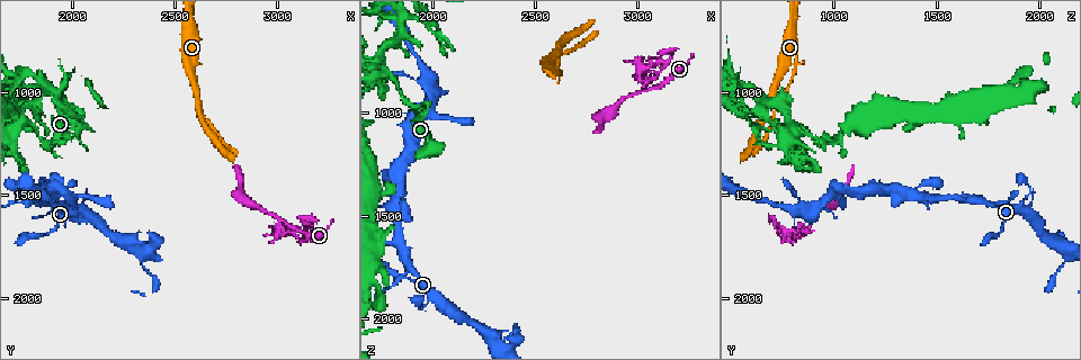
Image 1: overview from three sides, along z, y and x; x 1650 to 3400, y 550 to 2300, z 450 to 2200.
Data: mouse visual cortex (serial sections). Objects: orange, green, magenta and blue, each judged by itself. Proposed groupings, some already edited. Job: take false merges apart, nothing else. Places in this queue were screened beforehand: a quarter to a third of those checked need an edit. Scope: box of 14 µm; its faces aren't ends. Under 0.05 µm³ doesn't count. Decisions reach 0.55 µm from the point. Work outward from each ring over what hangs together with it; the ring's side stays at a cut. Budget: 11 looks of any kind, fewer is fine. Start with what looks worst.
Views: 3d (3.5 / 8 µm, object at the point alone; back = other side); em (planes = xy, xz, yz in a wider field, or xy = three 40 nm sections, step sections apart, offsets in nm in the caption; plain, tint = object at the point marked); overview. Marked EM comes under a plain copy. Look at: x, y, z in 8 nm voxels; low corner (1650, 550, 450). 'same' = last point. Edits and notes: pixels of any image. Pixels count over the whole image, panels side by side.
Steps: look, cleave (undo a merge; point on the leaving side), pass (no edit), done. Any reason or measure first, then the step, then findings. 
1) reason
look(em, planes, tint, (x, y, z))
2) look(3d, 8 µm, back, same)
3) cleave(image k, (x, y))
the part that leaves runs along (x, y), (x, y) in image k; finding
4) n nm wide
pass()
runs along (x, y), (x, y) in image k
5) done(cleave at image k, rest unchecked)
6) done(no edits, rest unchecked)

look(3d, 8 µm, (3040, 1630, 880))

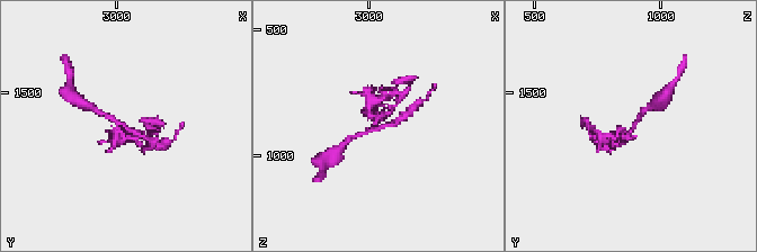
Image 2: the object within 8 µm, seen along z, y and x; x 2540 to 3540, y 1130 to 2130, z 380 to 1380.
closer look
look(3d, 3.5 µm, (3030, 1650, 900))

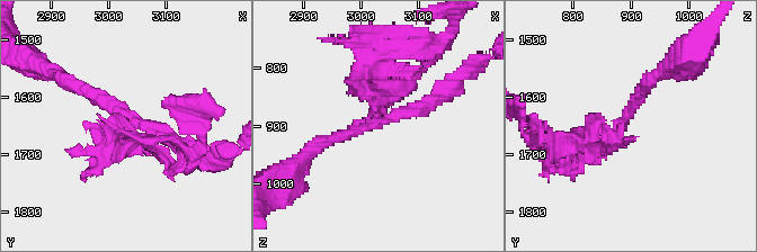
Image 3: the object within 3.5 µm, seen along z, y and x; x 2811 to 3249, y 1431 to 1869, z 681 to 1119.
now the EM
look(em, planes, tint, (3035, 1640, 895))

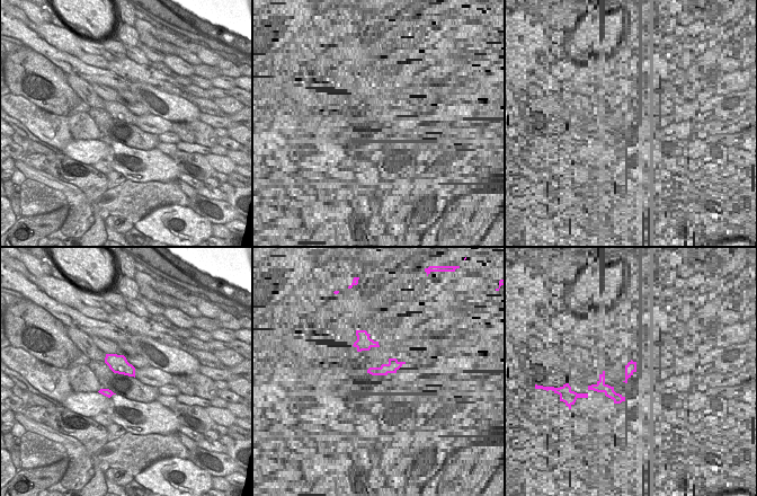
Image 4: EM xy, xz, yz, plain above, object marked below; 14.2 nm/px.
cleave(image 3, (113, 123))
a second cell is stuck on

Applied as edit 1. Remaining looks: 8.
look(3d, 3.5 µm, (1900, 1270, 980))

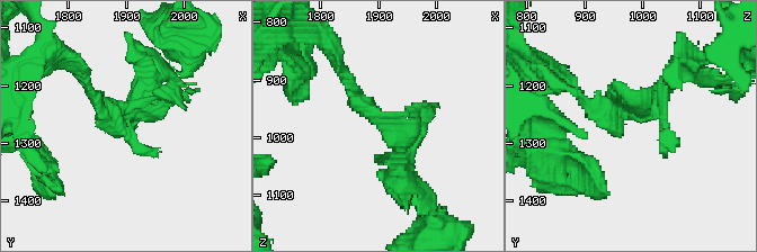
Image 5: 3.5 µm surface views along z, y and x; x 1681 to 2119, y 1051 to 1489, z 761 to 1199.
now the EM
look(em, xy, step 5, tint, (1905, 1255, 975))

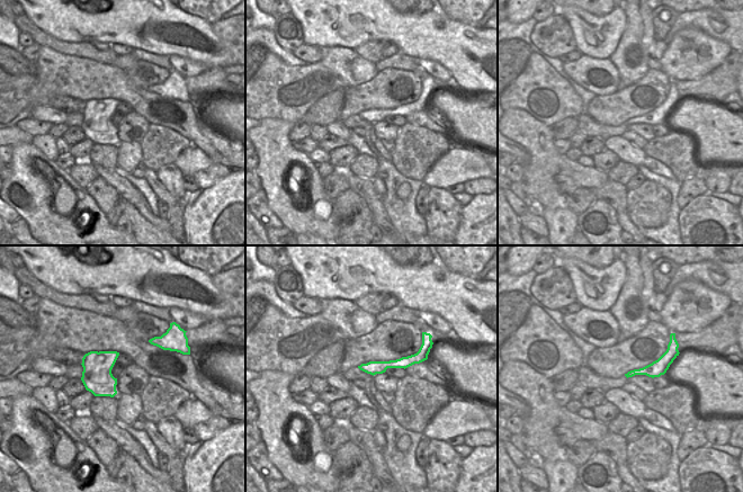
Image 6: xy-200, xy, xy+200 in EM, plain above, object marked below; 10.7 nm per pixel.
pass()
one cell here

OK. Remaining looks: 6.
three-way junction
look(3d, 8 µm, (2620, 1000, 710))

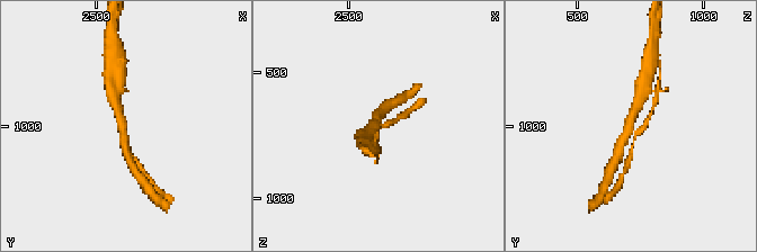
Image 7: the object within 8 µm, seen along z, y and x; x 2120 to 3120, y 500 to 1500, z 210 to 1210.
look(3d, 3.5 µm, back, (2610, 1000, 700))

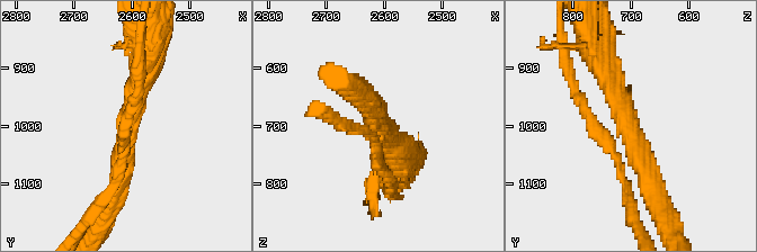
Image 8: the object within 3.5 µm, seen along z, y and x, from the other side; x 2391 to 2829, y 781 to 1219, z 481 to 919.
look(em, planes, tint, (2605, 1000, 710))

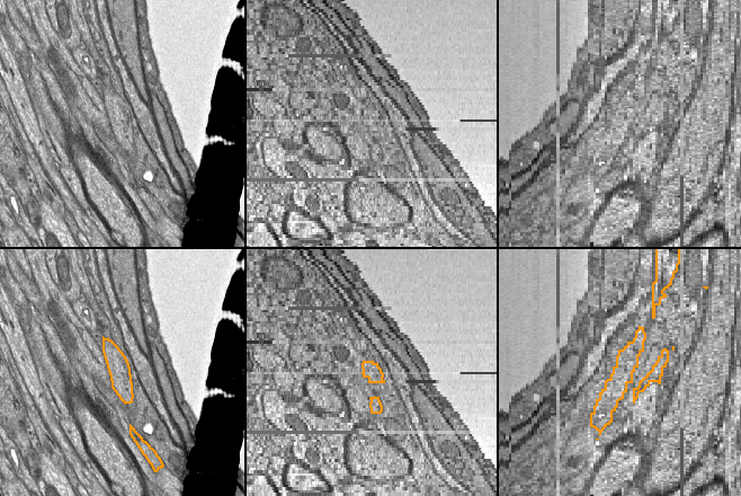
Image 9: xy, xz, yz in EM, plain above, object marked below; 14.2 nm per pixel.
pass()
all the same cell

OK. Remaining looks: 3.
branch point
look(3d, 3.5 µm, (2000, 1580, 850))

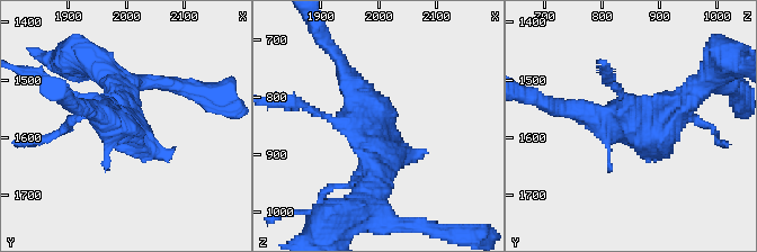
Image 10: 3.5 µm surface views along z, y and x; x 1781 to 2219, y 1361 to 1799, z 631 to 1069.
pass()
runs along (368, 188), (372, 107), (344, 70) in image 10; all the same cell

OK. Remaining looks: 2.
abrupt turn
look(3d, 3.5 µm, (2010, 1130, 1190))

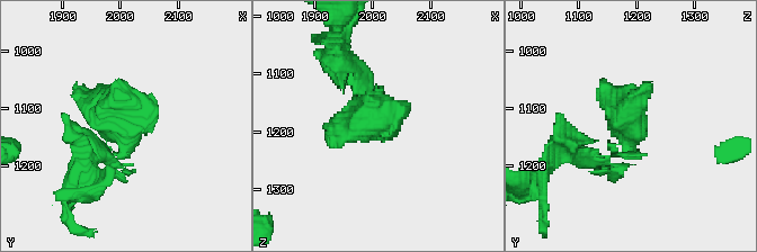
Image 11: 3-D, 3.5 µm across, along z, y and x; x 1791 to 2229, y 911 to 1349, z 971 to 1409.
now the EM
look(em, xy, step 2, tint, (2005, 1130, 1185))

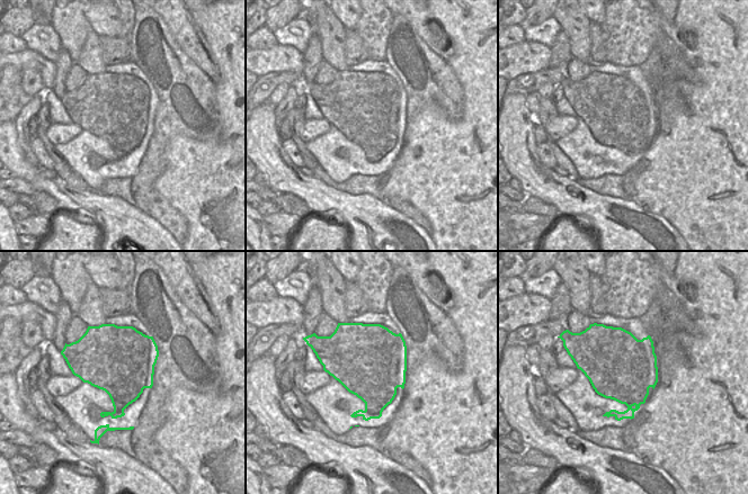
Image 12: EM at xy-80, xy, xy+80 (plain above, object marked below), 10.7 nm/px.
pass()
runs along (586, 160), (626, 156), (647, 83) in image 11; continuous, no second cell

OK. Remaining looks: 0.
done(cleave at image 3, rest unchecked)

